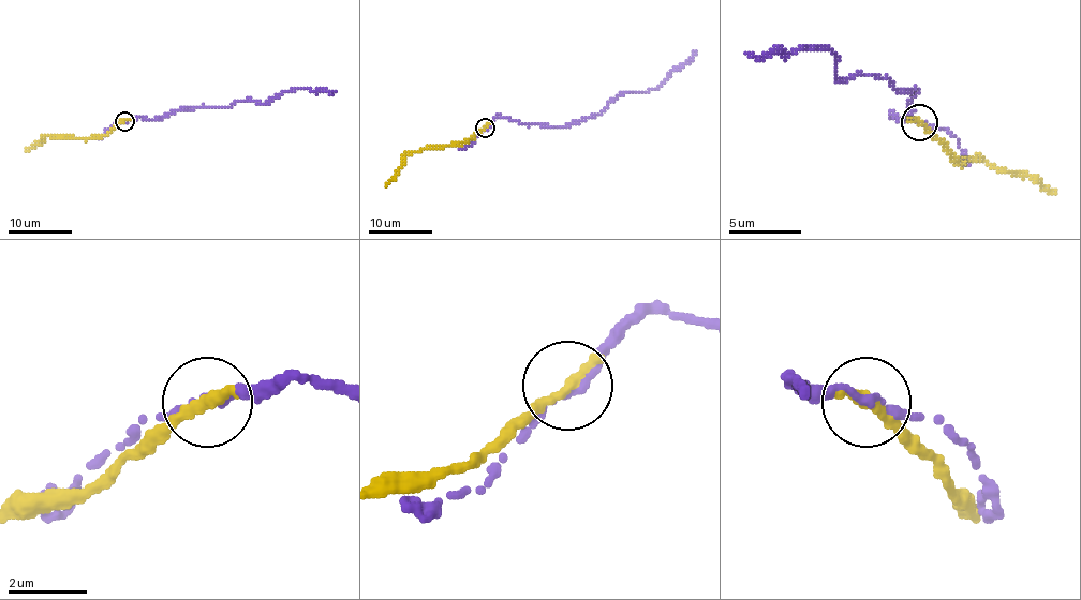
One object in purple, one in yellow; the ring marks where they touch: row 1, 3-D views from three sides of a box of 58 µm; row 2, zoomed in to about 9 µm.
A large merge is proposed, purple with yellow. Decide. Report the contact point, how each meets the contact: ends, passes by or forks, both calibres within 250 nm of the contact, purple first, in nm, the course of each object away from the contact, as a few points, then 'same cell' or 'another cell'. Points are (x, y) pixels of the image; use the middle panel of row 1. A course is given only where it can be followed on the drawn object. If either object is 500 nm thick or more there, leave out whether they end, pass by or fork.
(485, 128) | purple passes by | yellow ends | 160/380 nm | purple via (485, 129), (498, 117), (546, 125), (568, 125), (582, 121), (600, 114), (619, 94), (657, 88), (695, 51) | yellow via (485, 128), (465, 141), (409, 152), (385, 188) | same cell

